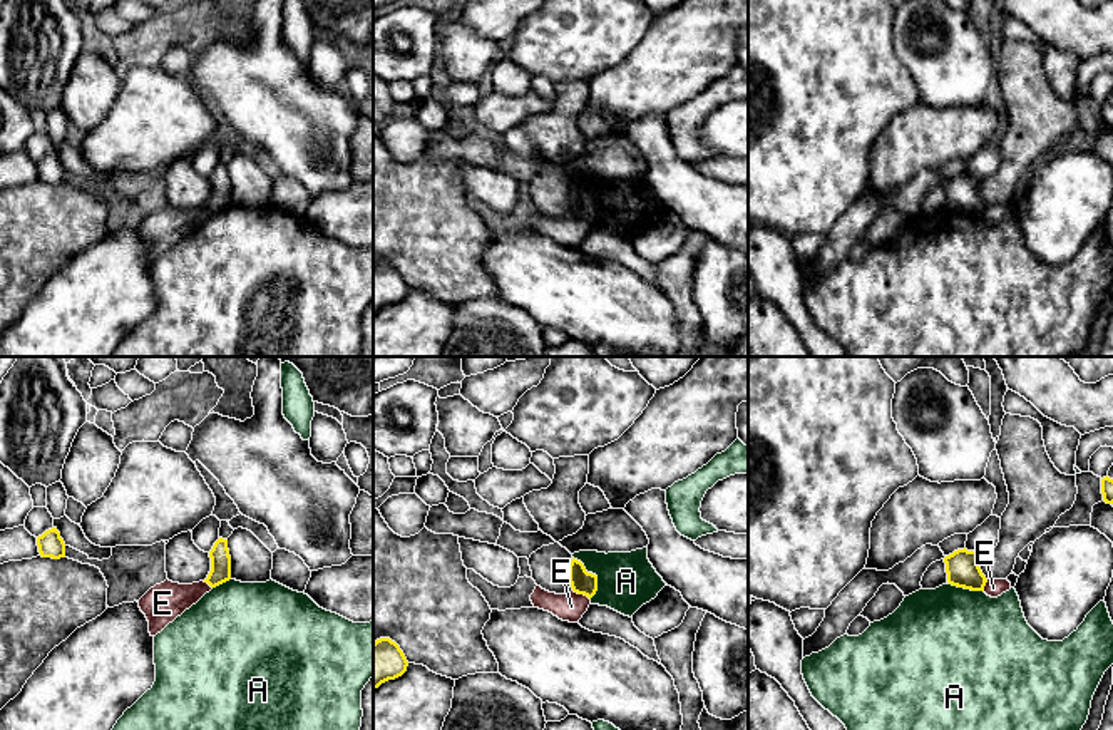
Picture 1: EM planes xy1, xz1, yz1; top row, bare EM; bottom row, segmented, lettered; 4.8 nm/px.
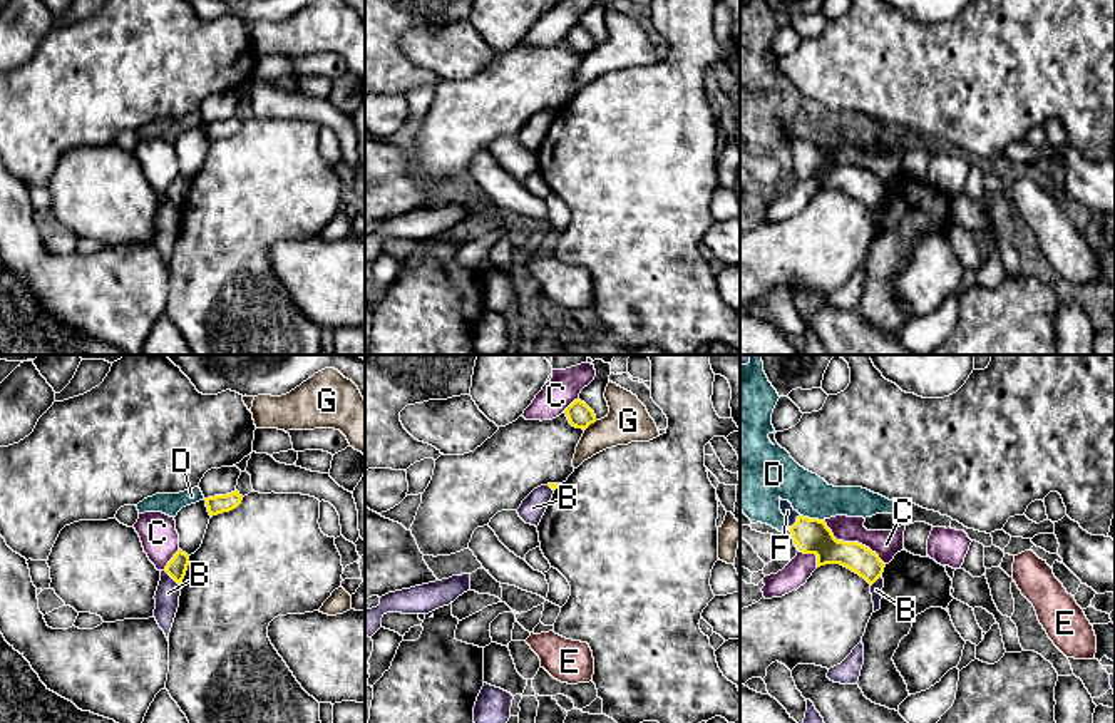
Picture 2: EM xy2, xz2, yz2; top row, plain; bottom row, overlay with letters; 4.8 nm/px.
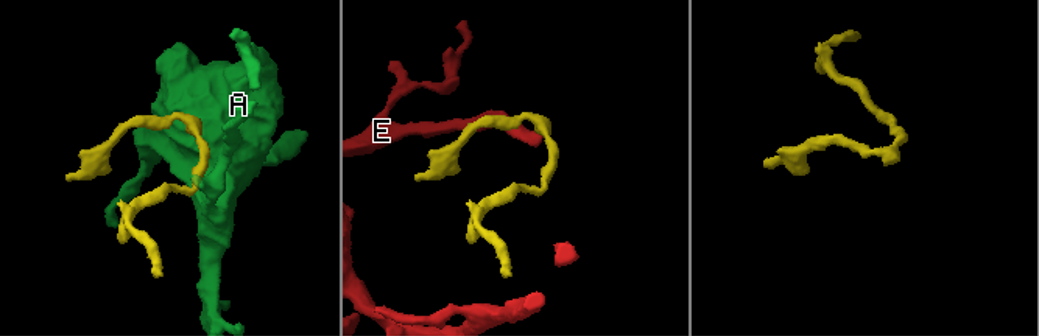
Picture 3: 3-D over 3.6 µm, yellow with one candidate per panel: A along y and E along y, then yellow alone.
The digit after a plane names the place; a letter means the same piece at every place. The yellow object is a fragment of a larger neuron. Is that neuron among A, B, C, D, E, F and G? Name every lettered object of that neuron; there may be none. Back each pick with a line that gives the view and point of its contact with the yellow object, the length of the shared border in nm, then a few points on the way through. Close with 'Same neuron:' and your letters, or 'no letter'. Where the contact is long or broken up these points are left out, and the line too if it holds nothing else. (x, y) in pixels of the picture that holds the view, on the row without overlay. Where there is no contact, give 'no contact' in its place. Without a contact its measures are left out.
B: contact xy2 (171, 201); length 100 nm
Same neuron: B

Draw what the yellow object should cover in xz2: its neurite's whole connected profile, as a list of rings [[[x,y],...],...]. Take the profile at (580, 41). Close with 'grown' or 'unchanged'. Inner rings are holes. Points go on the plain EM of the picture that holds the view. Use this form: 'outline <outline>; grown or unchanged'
outline [[[579,23],[574,25],[566,35],[564,35],[569,49],[576,54],[586,55],[591,49],[596,47],[594,37]]]; unchanged

